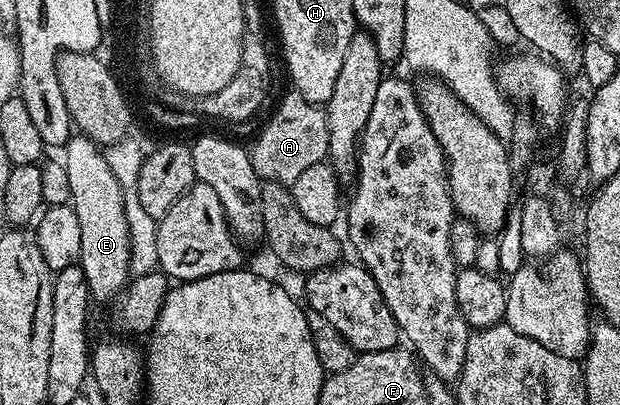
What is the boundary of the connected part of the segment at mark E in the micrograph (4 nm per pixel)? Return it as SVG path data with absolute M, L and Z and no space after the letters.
M73 136L62 147L62 161L66 168L66 176L70 180L70 205L78 216L78 225L82 227L82 248L80 249L79 268L84 273L88 285L87 293L93 299L104 302L115 299L130 281L130 228L126 224L126 208L122 208L122 190L118 188L118 180L114 180L114 172L104 159L104 150L83 136Z

